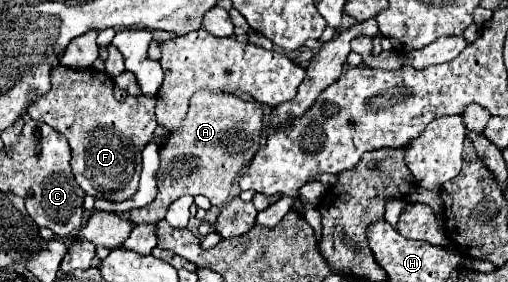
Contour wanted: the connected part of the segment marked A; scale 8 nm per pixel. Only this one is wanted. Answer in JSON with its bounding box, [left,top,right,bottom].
[131,91,263,223]

